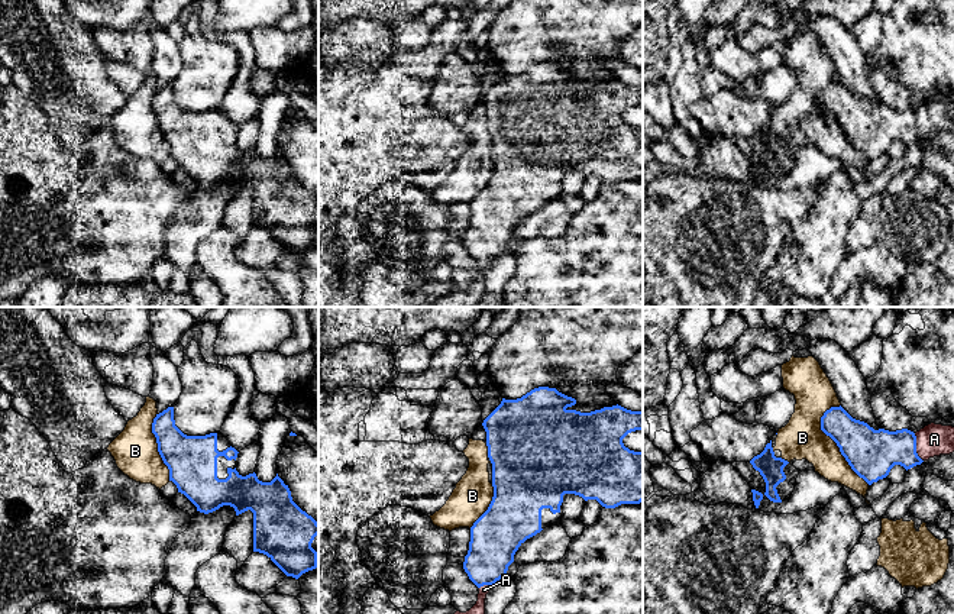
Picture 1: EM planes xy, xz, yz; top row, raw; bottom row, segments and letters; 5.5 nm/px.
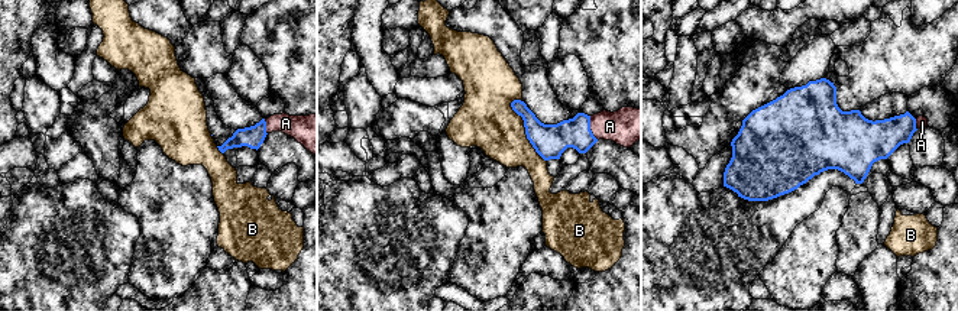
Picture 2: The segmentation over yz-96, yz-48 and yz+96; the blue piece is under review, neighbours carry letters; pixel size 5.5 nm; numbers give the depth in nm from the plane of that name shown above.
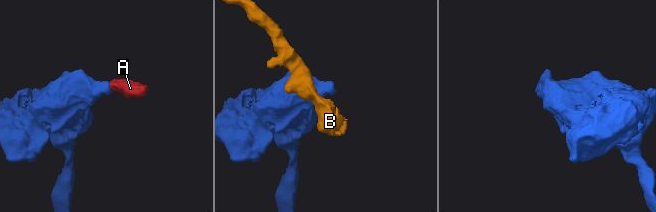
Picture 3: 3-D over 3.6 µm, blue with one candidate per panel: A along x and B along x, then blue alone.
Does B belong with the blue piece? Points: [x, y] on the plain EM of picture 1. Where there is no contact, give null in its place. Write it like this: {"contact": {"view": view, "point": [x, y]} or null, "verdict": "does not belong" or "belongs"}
{"contact": {"view": "yz", "point": [837, 120]}, "verdict": "does not belong"}

